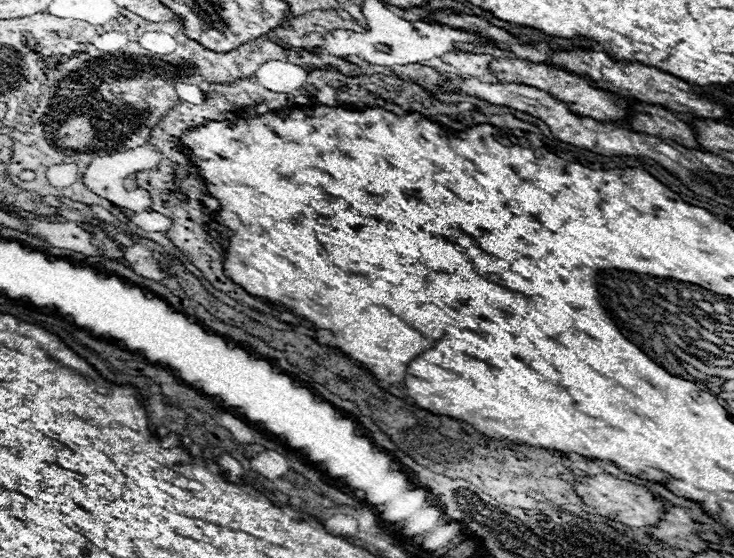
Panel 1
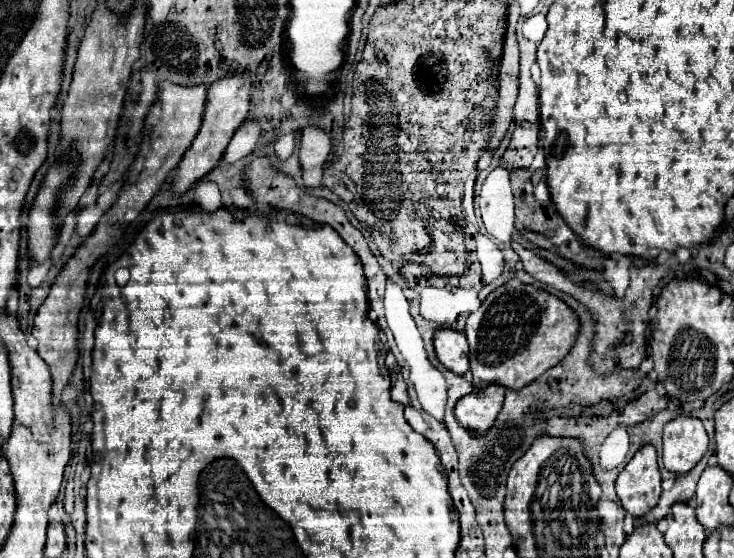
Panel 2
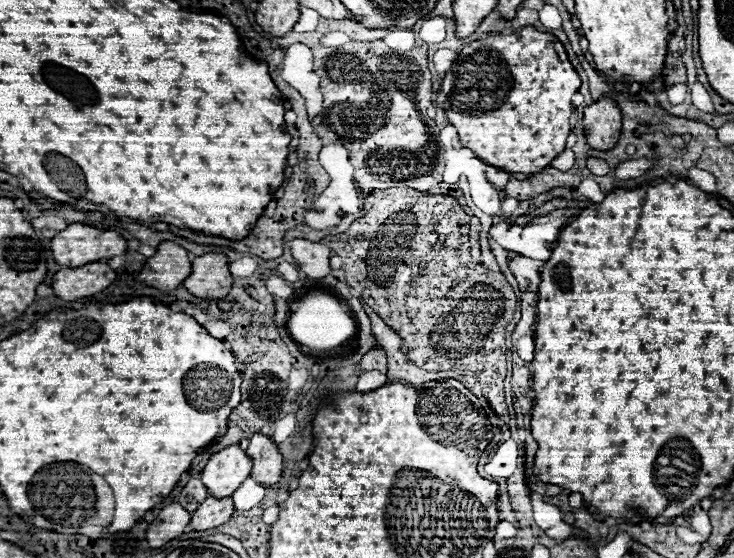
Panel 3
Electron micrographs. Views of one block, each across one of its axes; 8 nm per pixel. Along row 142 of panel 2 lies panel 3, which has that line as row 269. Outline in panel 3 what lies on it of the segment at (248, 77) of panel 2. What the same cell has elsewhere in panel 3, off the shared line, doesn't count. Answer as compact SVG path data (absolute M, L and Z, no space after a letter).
M204 254L192 260L192 274L182 282L192 296L202 300L224 298L232 286L232 274L228 270L228 258L224 254Z

